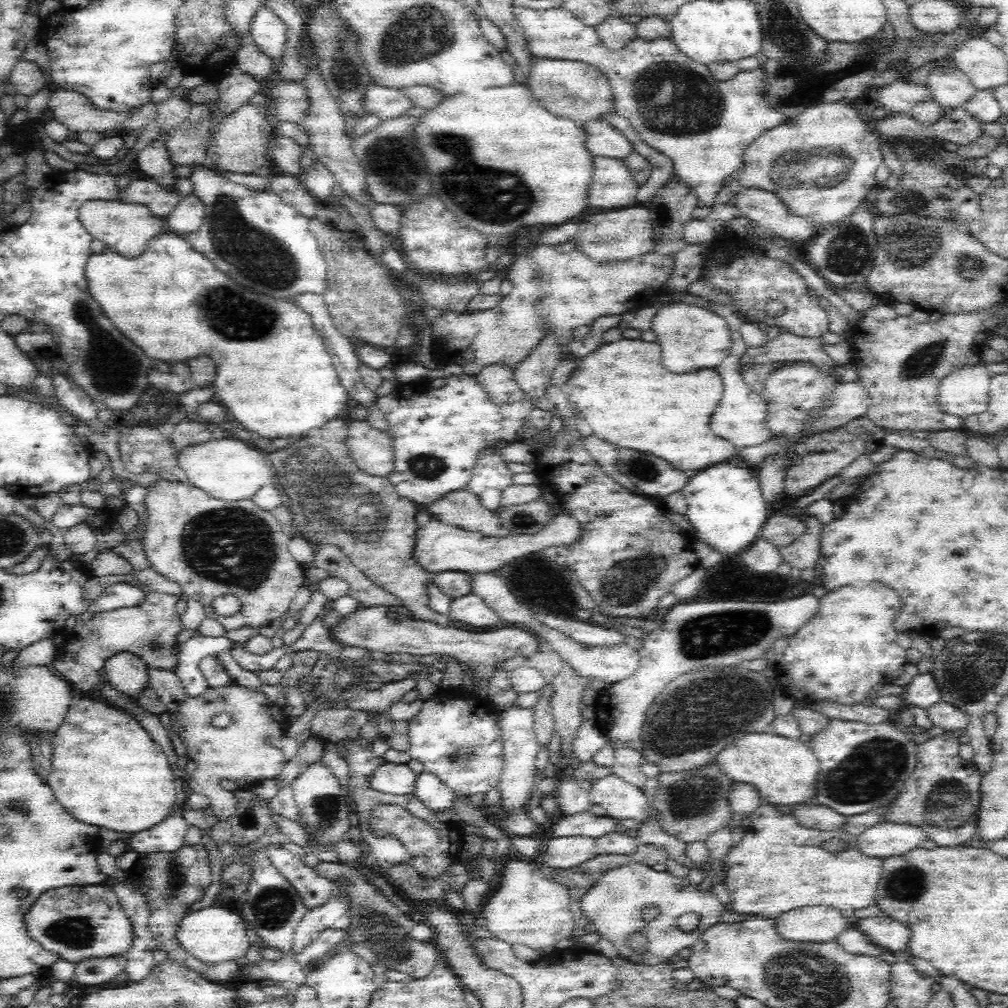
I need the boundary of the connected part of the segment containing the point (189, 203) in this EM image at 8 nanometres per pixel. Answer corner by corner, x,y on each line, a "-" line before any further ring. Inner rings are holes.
189,194
168,215
168,232
177,237
195,233
200,228
204,215
202,201
196,198
196,195

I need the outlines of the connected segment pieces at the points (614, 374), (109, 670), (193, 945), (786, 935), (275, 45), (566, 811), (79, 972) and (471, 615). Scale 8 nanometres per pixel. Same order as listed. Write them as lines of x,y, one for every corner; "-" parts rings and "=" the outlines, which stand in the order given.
623,339
604,344
592,352
582,366
564,384
562,393
591,426
598,438
616,447
649,453
678,470
704,470
732,460
736,446
724,438
716,438
710,430
711,418
724,396
724,382
715,369
702,369
688,374
668,374
660,360
660,346
656,342
=
120,652
104,660
105,678
122,694
136,696
148,684
148,665
129,652
=
223,907
203,908
190,913
182,923
178,932
178,943
191,957
210,966
225,962
243,965
251,945
245,922
238,911
=
805,906
775,918
780,937
791,942
812,944
836,941
840,934
855,927
853,921
832,906
=
262,5
256,8
248,30
249,41
253,42
260,52
274,60
282,56
286,42
286,25
270,7
=
561,773
558,785
558,803
560,814
572,818
589,812
593,806
589,800
590,781
576,781
574,775
=
122,956
82,959
77,962
74,980
86,986
112,982
125,972
127,958
=
472,593
452,599
446,615
450,620
464,622
470,626
492,626
498,622
496,611
484,605
484,602

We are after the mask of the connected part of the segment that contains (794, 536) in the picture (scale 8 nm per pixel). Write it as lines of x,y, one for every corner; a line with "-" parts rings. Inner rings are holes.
772,515
767,517
760,538
769,540
781,549
796,542
806,529
807,525
802,516

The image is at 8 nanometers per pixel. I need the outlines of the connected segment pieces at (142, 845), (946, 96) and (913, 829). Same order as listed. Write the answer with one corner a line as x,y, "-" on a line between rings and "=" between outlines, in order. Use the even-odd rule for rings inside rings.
182,807
176,808
157,826
130,836
125,840
127,850
139,855
158,852
175,852
176,848
186,844
185,835
189,829
=
956,68
932,70
926,85
932,91
933,100
945,111
964,106
973,99
977,91
970,77
=
885,822
858,837
858,850
873,858
886,859
910,854
911,850
932,847
932,838
911,823

